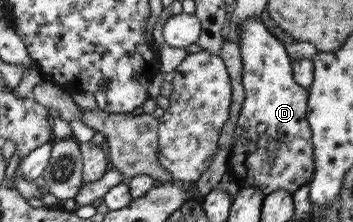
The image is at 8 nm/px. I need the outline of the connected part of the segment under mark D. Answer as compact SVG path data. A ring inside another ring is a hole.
M246 18L238 28L238 36L244 99L233 129L233 144L228 154L227 172L239 186L255 187L263 196L277 189L285 189L293 194L299 185L310 182L314 167L311 132L305 120L306 89L293 80L290 58L285 47L267 30L260 18Z

